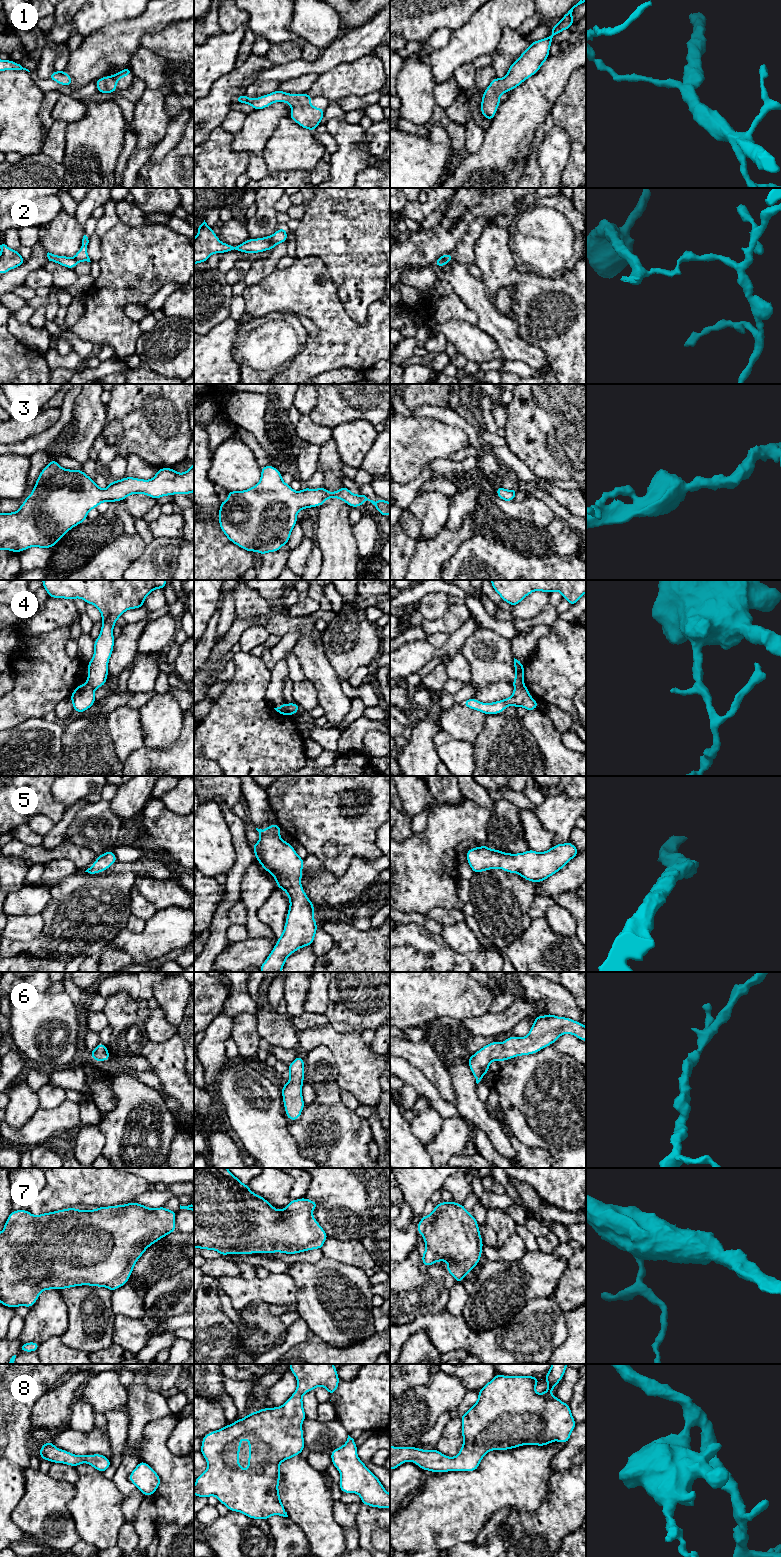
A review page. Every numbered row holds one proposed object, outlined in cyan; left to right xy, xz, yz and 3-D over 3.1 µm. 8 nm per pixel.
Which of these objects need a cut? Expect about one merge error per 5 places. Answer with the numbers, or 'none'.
2, 4

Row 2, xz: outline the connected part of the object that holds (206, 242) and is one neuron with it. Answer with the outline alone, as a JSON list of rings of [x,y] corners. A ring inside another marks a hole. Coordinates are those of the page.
[[[207,223],[197,224],[199,230],[194,239],[194,264],[206,262],[211,254],[225,253],[233,250],[242,253],[260,253],[269,249],[272,236],[257,239],[247,239],[238,246],[222,243],[213,229]]]

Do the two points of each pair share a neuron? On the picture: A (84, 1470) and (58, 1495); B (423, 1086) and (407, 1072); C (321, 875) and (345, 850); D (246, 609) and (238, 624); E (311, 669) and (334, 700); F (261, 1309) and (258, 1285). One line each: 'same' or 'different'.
A: different
B: same
C: different
D: different
E: same
F: different

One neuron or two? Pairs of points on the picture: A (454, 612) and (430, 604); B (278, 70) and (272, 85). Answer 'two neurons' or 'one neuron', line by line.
A: two neurons
B: two neurons

